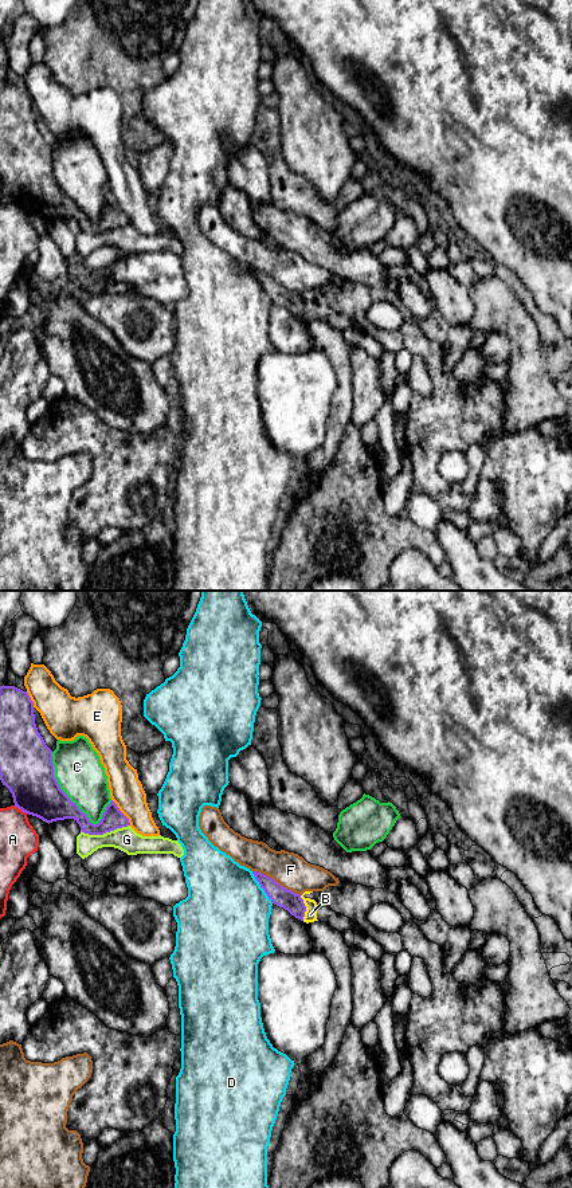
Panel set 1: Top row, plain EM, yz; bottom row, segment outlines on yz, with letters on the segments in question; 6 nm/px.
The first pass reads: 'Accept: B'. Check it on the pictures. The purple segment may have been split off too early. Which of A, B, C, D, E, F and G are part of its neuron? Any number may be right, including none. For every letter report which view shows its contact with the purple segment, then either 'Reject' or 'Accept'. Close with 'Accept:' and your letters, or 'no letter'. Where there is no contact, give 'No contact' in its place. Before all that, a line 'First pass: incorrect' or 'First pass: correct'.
First pass: correct
A: Touches purple in yz. Reject
B: Touches purple in yz. Accept
C: Touches purple in yz. Reject
D: Touches purple in yz. Reject
E: Touches purple in yz. Reject
F: Touches purple in yz. Reject
G: Touches purple in yz. Reject
Accept: B

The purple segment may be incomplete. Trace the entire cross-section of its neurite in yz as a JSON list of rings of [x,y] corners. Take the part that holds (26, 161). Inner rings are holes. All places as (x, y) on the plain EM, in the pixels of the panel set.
[[[4,83],[0,85],[0,179],[12,192],[15,205],[48,223],[56,219],[74,217],[81,230],[89,234],[103,234],[130,224],[129,217],[113,199],[98,223],[93,223],[87,213],[70,199],[54,176],[52,149],[38,130],[34,101],[27,90]]]

